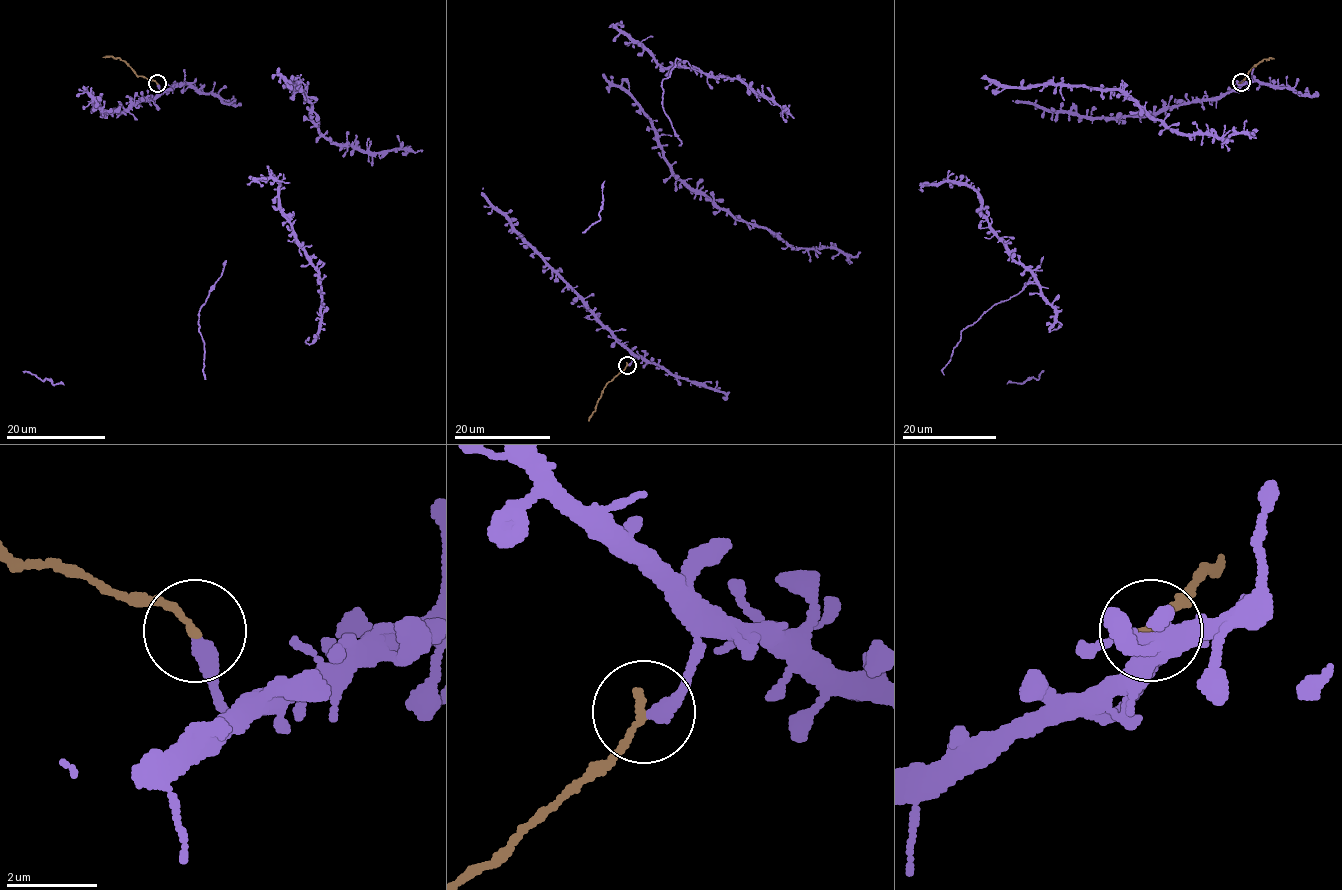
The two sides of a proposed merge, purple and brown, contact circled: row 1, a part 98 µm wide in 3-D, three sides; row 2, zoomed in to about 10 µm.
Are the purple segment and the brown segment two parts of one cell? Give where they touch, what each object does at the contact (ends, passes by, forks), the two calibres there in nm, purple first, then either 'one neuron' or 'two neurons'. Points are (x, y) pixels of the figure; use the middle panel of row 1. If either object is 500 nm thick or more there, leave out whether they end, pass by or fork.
(627, 365) | purple ends | brown ends | 340/180 nm | two neurons

